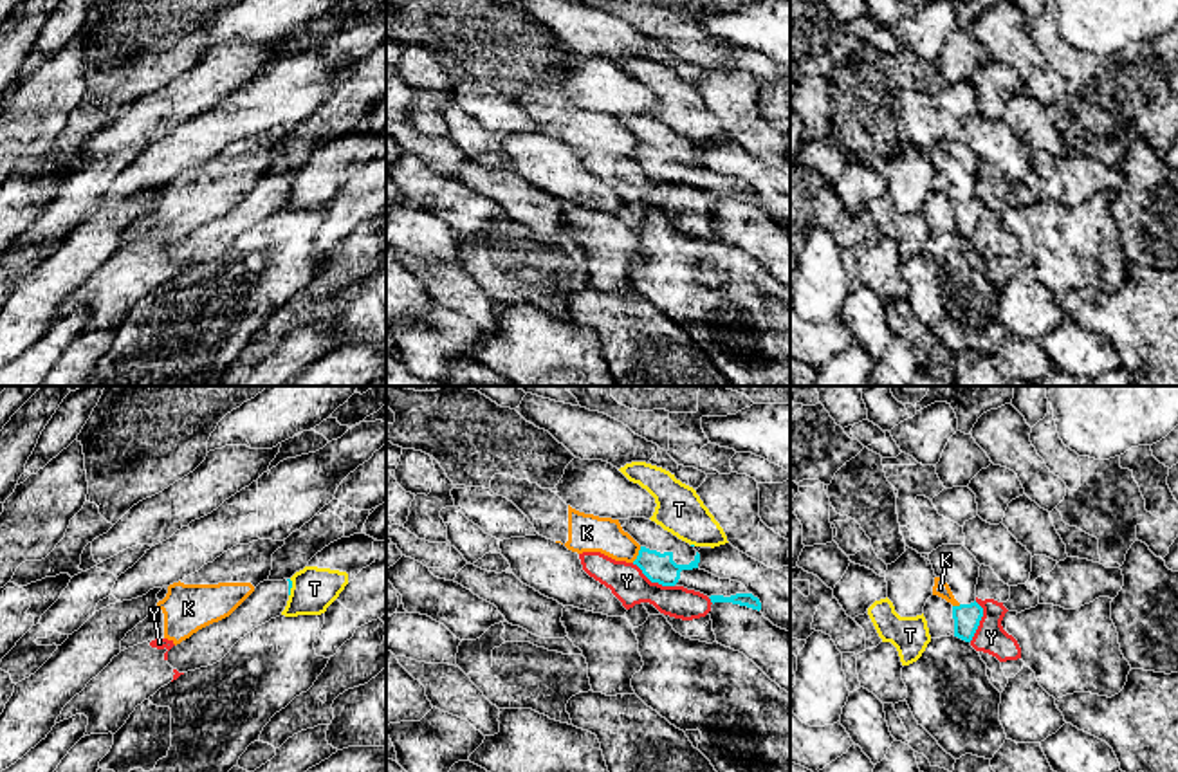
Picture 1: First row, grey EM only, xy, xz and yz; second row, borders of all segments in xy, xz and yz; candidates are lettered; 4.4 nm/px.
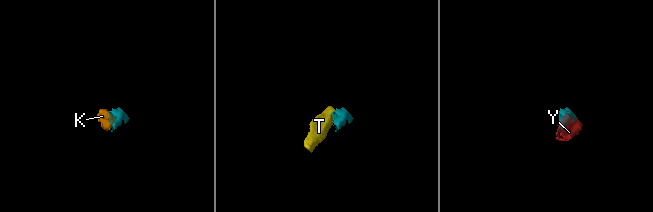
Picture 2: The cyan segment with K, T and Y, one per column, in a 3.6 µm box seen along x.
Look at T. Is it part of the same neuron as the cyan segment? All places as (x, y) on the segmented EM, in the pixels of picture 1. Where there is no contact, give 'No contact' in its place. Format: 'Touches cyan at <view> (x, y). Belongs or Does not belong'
Touches cyan at xy (291, 587). Does not belong

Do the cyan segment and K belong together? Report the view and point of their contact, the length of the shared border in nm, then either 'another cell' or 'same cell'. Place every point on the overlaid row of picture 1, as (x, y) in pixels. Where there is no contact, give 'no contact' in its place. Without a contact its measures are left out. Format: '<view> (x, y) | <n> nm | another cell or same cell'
xz (639, 554) | 80 nm | another cell

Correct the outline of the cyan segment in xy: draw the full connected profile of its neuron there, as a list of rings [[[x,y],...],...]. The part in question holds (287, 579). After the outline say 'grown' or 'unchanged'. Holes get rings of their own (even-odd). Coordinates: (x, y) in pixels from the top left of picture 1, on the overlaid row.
[[[290,579],[260,583],[229,617],[173,646],[168,651],[168,664],[179,673],[188,673],[220,662],[240,639],[281,615],[290,588]]]; grown

